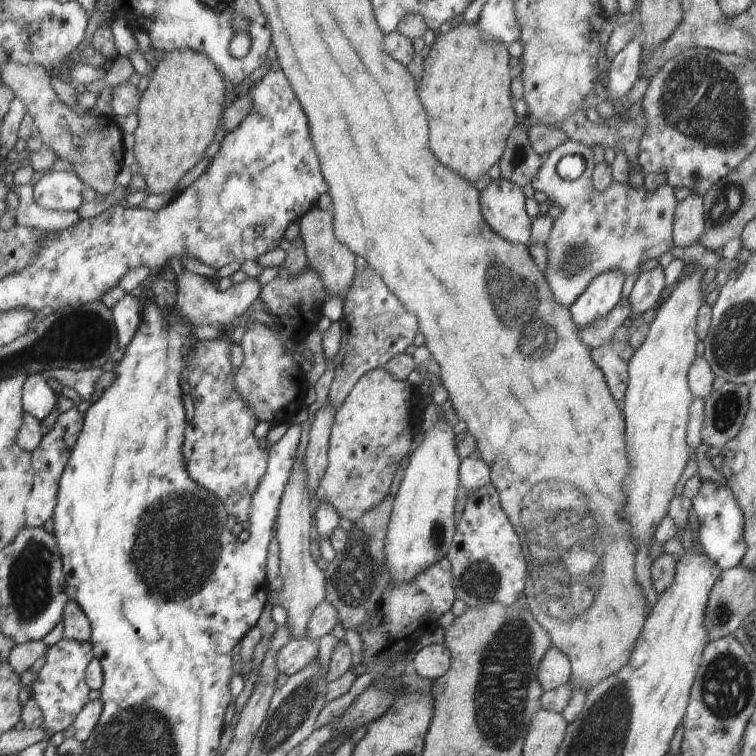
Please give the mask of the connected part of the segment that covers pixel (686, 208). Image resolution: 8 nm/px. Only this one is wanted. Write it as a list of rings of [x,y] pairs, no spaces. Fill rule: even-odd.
[[[689,195],[676,206],[673,218],[673,236],[675,250],[697,244],[704,234],[703,197]]]

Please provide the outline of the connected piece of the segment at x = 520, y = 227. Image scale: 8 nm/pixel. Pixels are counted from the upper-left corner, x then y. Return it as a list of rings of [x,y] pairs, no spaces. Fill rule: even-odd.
[[[506,179],[492,180],[480,196],[482,214],[486,224],[504,240],[515,245],[526,245],[530,240],[532,219],[526,212],[526,197],[522,188]]]

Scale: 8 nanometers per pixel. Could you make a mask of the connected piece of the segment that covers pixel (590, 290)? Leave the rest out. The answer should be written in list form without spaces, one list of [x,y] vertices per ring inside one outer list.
[[[620,270],[598,274],[569,308],[575,324],[582,328],[592,320],[606,316],[622,297],[624,278]]]

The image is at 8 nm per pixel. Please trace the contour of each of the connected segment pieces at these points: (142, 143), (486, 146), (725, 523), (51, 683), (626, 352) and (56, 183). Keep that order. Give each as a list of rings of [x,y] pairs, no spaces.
[[[170,50],[165,52],[165,56],[160,60],[155,62],[154,70],[148,74],[148,86],[142,94],[142,98],[140,100],[140,104],[138,104],[138,108],[136,108],[136,116],[138,116],[138,126],[133,132],[134,135],[134,156],[136,158],[136,162],[138,162],[139,174],[142,175],[142,178],[146,181],[147,190],[151,194],[164,194],[164,192],[173,192],[175,195],[178,191],[175,191],[176,186],[178,186],[178,182],[186,176],[186,173],[189,175],[196,175],[202,166],[204,159],[204,152],[206,152],[206,148],[210,146],[214,142],[214,136],[216,136],[216,130],[221,127],[221,119],[222,114],[226,107],[226,86],[224,85],[224,78],[222,78],[222,74],[220,74],[220,70],[212,64],[212,60],[208,58],[208,56],[204,56],[200,54],[200,52],[194,52],[194,50]]]
[[[462,18],[458,19],[454,28],[436,36],[430,46],[430,53],[424,60],[418,94],[430,122],[430,150],[440,164],[468,182],[480,180],[480,176],[488,174],[488,170],[501,159],[506,140],[519,121],[512,108],[510,57],[506,45],[486,44],[480,36],[477,22],[469,23]]]
[[[702,481],[698,494],[691,499],[694,512],[700,519],[698,530],[699,547],[706,552],[706,556],[720,566],[720,570],[728,570],[738,566],[742,562],[742,556],[746,554],[744,544],[744,516],[738,508],[738,502],[734,493],[722,484]]]
[[[63,637],[58,644],[51,646],[46,654],[46,662],[43,668],[38,673],[38,678],[31,684],[33,690],[33,697],[36,699],[40,710],[43,714],[42,728],[48,732],[48,734],[56,734],[56,732],[62,732],[66,730],[68,726],[72,726],[76,720],[78,713],[84,708],[85,704],[88,704],[90,698],[90,688],[86,686],[84,675],[86,667],[93,659],[93,650],[89,642],[76,642],[76,640],[68,640]]]
[[[628,340],[608,341],[591,351],[592,360],[604,374],[612,398],[616,402],[622,402],[627,390],[628,367],[634,348]]]
[[[48,171],[33,185],[34,202],[44,210],[78,212],[83,203],[82,184],[74,172]]]

